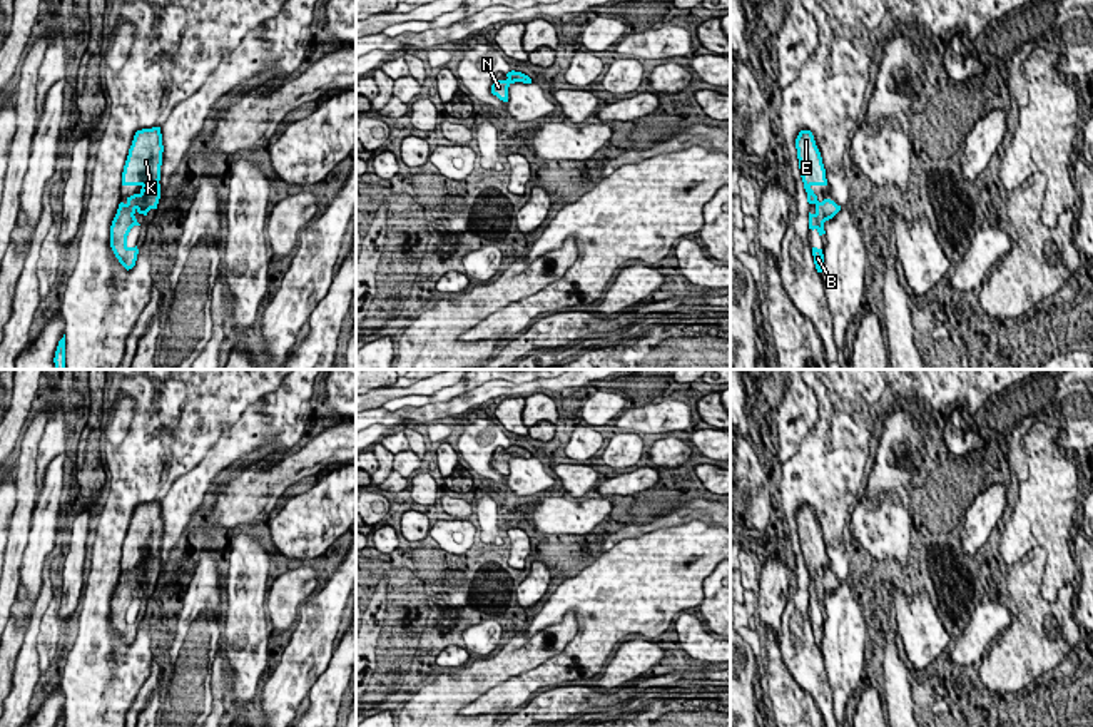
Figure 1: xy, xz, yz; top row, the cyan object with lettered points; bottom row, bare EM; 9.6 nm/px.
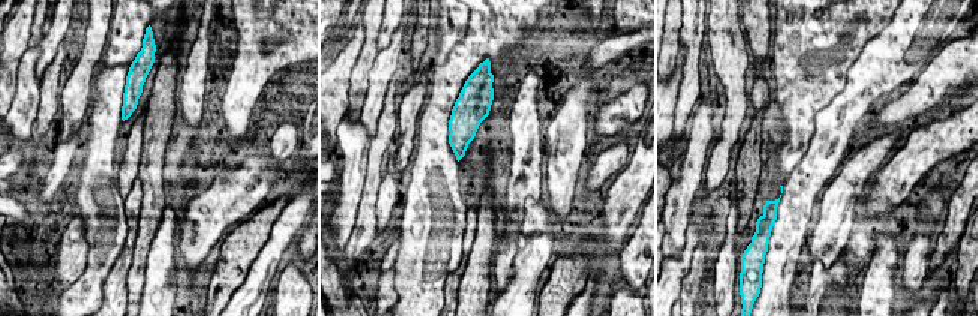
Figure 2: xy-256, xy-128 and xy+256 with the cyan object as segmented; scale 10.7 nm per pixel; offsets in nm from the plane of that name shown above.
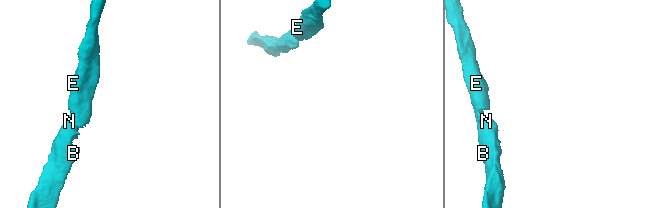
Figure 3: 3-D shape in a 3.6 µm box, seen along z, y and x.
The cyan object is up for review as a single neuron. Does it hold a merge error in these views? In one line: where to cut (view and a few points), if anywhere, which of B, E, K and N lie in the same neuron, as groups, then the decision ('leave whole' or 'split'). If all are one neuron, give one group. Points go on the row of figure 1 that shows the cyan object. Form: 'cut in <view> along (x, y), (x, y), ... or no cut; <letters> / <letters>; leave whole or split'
no cut; B E K N; leave whole

